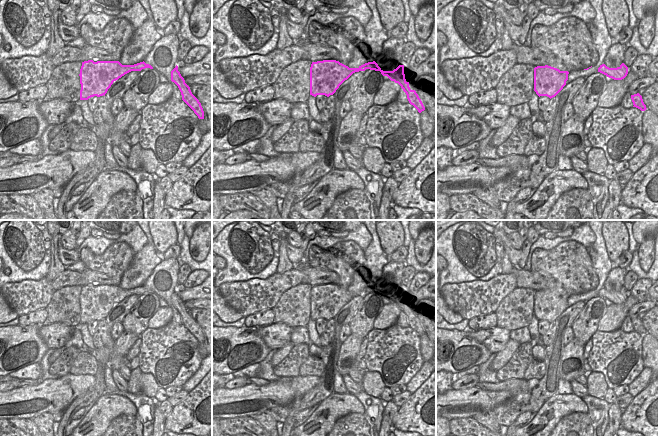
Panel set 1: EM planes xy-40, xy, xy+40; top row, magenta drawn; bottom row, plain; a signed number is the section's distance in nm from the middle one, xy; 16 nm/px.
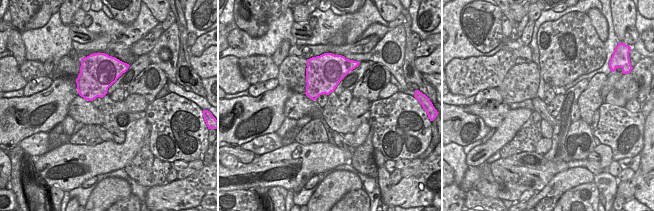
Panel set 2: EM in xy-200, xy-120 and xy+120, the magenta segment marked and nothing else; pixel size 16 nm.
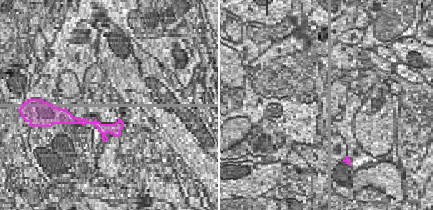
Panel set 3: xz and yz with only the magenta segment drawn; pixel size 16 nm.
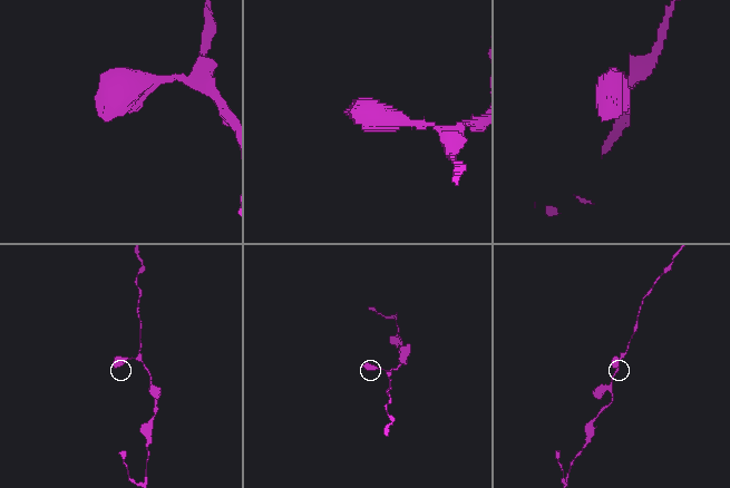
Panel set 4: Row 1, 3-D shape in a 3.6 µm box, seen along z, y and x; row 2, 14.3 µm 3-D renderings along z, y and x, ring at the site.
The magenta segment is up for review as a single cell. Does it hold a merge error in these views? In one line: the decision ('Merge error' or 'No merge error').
No merge error

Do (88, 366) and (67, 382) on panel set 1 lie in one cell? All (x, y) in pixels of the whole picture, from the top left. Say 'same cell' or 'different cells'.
different cells

